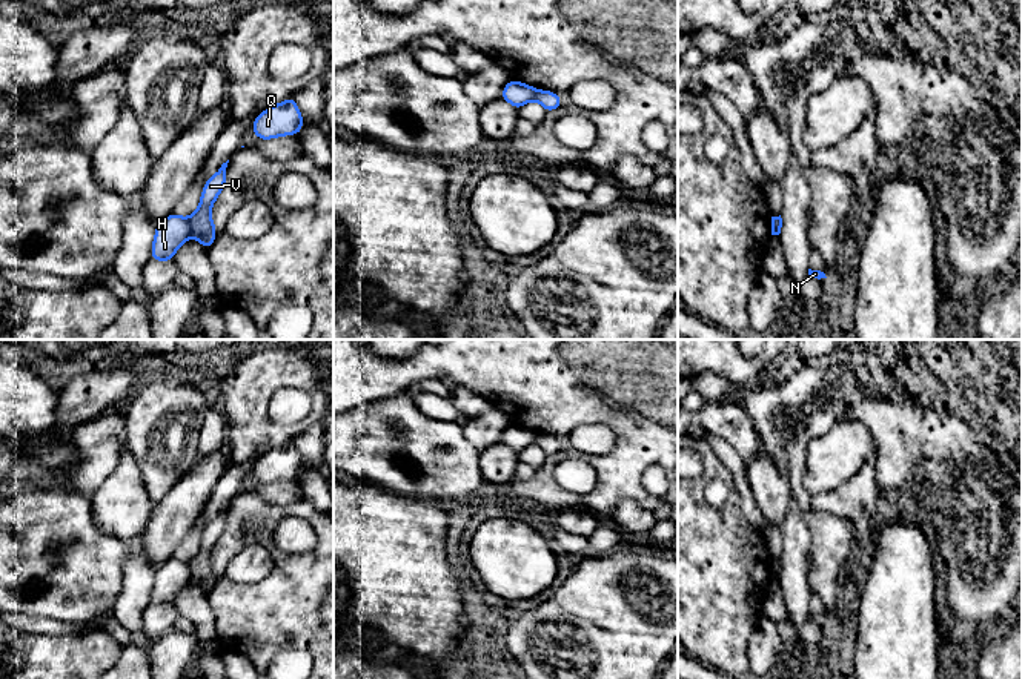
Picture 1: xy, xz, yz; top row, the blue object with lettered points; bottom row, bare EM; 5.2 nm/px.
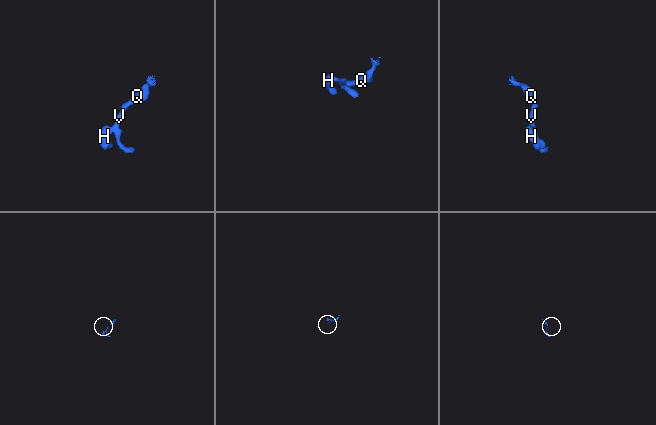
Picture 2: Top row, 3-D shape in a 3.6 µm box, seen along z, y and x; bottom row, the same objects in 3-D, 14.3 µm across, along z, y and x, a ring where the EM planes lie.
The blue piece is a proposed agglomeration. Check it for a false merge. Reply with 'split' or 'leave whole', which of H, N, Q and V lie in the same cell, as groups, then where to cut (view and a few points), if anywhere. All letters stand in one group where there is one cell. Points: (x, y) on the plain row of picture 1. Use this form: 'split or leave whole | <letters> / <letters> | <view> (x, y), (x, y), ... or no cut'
split | H N / Q V | xy (188, 564), (192, 578)

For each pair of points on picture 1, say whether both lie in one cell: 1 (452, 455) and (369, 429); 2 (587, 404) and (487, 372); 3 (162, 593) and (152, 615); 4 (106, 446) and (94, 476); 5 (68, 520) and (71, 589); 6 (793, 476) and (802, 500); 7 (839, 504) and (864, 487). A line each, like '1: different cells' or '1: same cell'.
1: same cell
2: same cell
3: same cell
4: same cell
5: same cell
6: same cell
7: same cell

